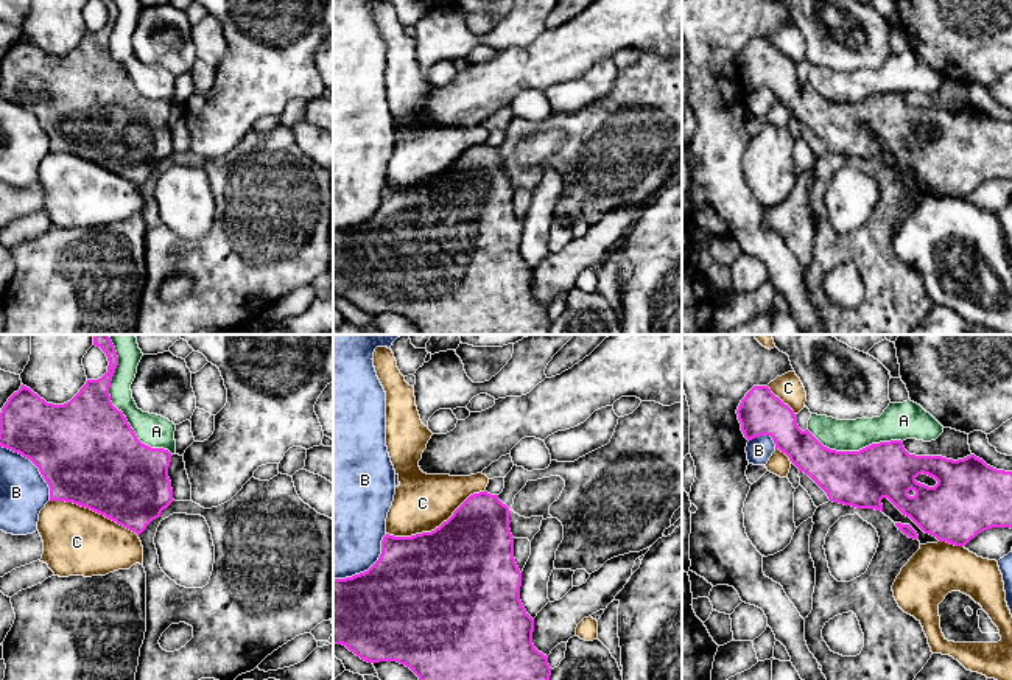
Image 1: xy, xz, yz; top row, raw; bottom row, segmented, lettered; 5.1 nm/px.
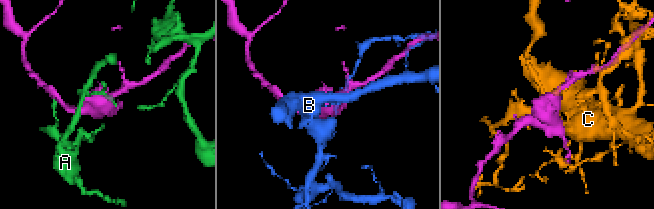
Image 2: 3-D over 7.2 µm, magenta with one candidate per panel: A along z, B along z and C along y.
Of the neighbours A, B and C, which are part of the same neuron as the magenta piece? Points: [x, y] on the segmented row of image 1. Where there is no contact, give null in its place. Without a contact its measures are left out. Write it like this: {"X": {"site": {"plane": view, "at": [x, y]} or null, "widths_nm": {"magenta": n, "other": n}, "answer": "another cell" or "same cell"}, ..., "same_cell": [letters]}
{"A": {"site": {"plane": "xy", "at": [111, 403]}, "widths_nm": {"magenta": 480, "other": 160}, "answer": "another cell"}, "B": {"site": {"plane": "xy", "at": [35, 464]}, "widths_nm": {"magenta": 480, "other": 240}, "answer": "another cell"}, "C": {"site": {"plane": "xz", "at": [436, 528]}, "widths_nm": {"magenta": 500, "other": 300}, "answer": "another cell"}, "same_cell": []}

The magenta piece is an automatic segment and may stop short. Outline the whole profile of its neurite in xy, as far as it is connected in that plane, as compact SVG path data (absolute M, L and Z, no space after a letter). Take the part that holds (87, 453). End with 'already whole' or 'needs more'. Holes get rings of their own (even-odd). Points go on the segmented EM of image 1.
M93 335L93 345L106 353L107 372L98 380L87 380L79 392L64 405L47 403L22 384L2 408L0 447L22 454L39 468L50 487L50 501L65 501L90 509L140 535L174 501L168 478L173 454L163 448L151 448L137 439L126 417L112 405L109 395L111 381L118 366L115 347L109 335Z | already whole

